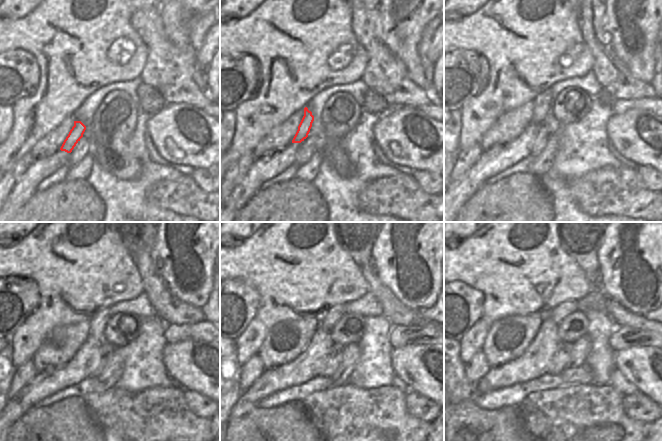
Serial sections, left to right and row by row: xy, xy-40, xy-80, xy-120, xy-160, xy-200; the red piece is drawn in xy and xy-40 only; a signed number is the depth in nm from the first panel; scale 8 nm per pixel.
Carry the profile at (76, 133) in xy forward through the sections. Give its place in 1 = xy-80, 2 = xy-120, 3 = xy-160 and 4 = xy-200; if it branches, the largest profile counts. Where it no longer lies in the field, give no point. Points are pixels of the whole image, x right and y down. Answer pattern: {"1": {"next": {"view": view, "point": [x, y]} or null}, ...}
{"1": {"next": {"view": "xy-80", "point": [543, 103]}}, "2": {"next": {"view": "xy-120", "point": [98, 323]}}, "3": {"next": {"view": "xy-160", "point": [326, 321]}}, "4": {"next": {"view": "xy-200", "point": [557, 314]}}}

